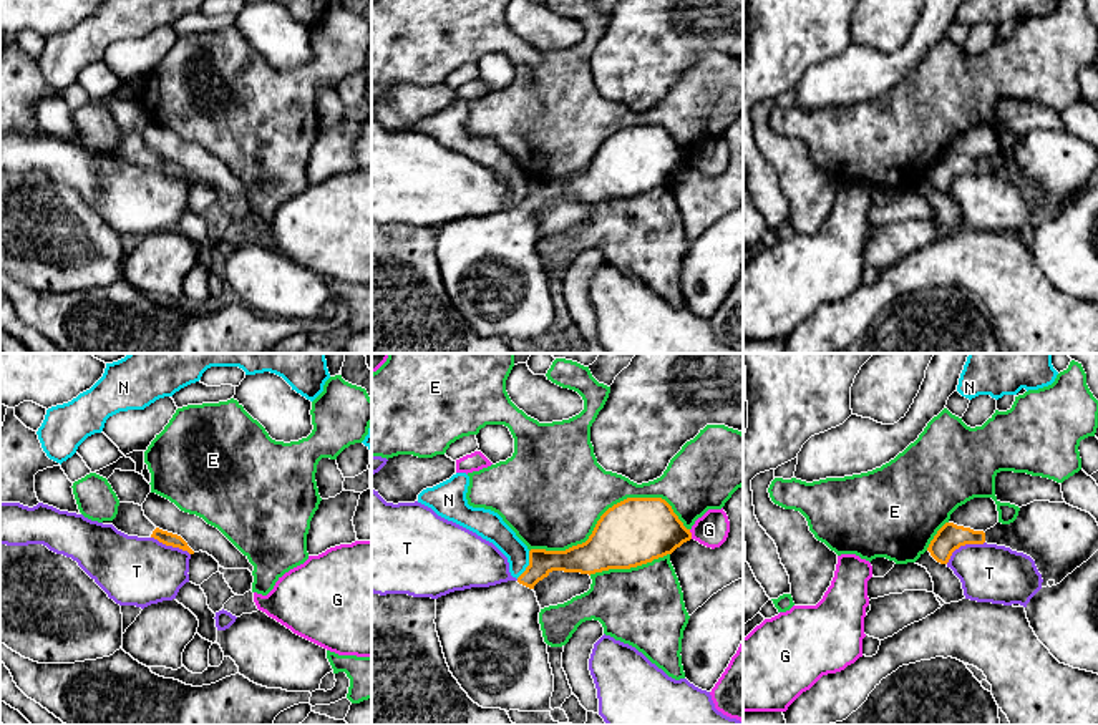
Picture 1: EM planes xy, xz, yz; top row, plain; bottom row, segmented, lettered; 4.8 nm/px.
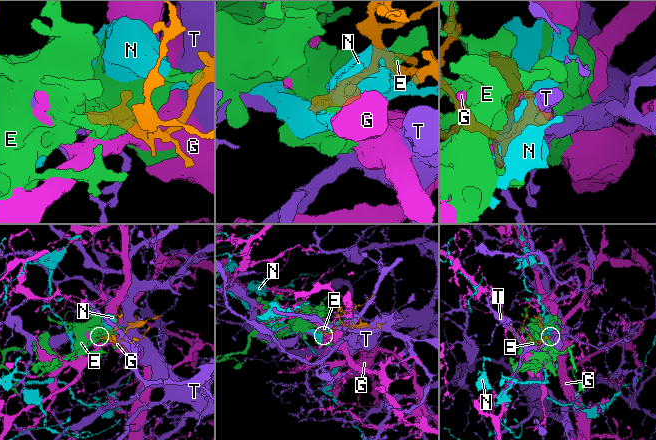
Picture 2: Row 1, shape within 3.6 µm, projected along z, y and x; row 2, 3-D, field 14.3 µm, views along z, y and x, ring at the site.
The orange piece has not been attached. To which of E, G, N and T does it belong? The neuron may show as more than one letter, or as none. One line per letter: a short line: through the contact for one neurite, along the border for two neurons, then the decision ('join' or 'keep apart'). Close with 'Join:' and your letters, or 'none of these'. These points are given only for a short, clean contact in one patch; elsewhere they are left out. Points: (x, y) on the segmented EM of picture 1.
E: keep apart
G: keep apart
N: keep apart
T: line yz (984, 541), (961, 544), (946, 563); keep apart
Join: none of these

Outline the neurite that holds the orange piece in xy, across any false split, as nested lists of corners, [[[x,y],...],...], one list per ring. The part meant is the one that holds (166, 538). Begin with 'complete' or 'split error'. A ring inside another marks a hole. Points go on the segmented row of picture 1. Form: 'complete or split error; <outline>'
split error; [[[119,503],[116,518],[113,521],[103,521],[103,524],[113,524],[118,531],[128,536],[154,538],[166,546],[179,547],[194,554],[181,536],[156,528],[144,516],[143,506],[134,503]]]

